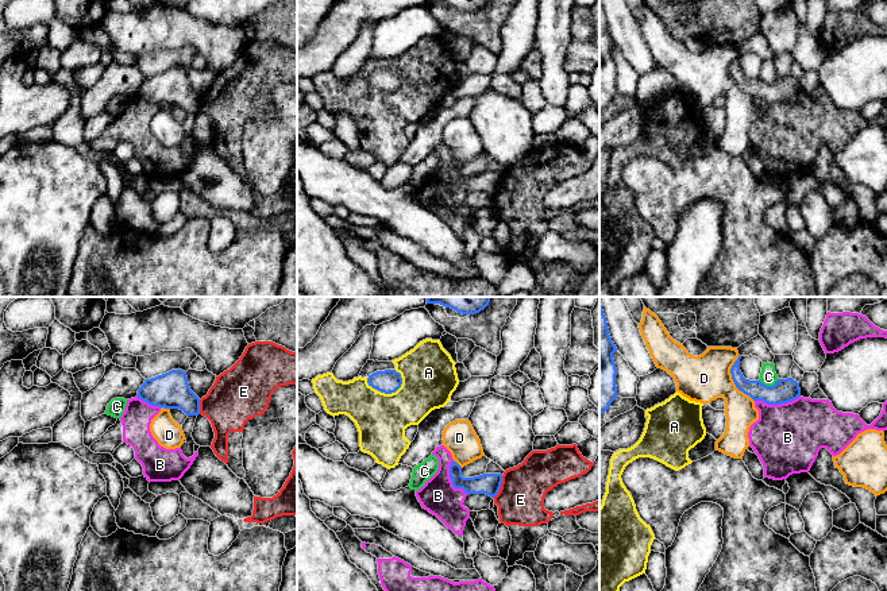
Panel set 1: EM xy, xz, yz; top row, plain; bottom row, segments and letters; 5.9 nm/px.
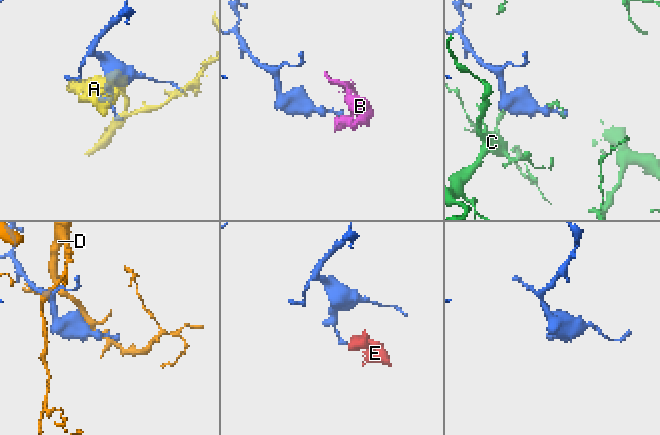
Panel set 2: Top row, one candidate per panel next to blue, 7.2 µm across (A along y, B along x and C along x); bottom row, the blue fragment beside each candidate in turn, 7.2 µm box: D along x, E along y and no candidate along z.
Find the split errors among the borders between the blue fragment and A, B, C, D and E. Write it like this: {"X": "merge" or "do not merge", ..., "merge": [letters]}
{"A": "do not merge", "B": "do not merge", "C": "do not merge", "D": "do not merge", "E": "do not merge", "merge": []}

